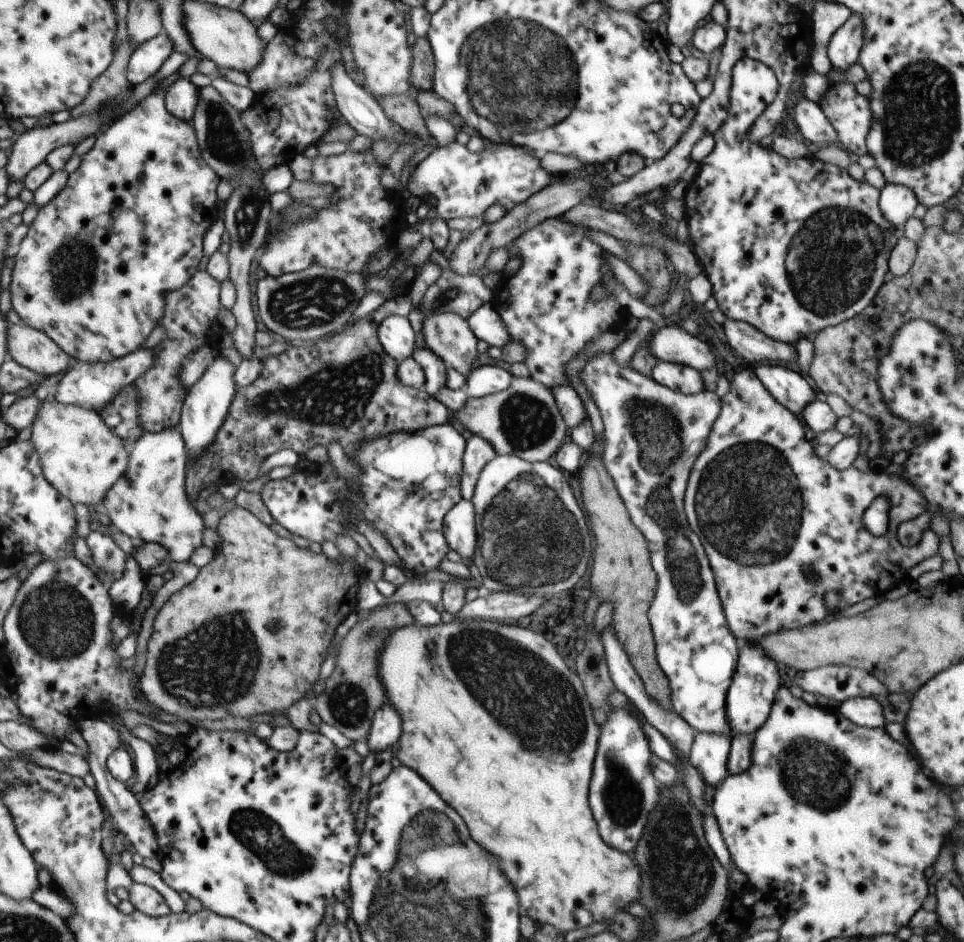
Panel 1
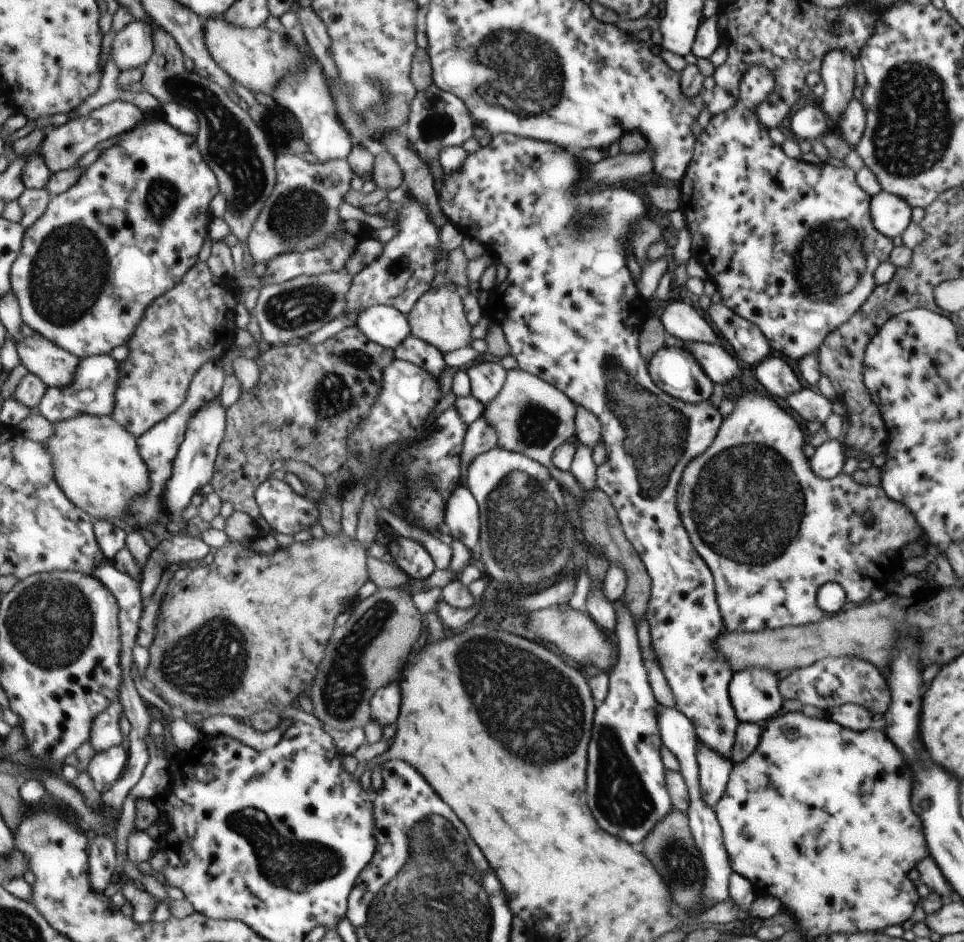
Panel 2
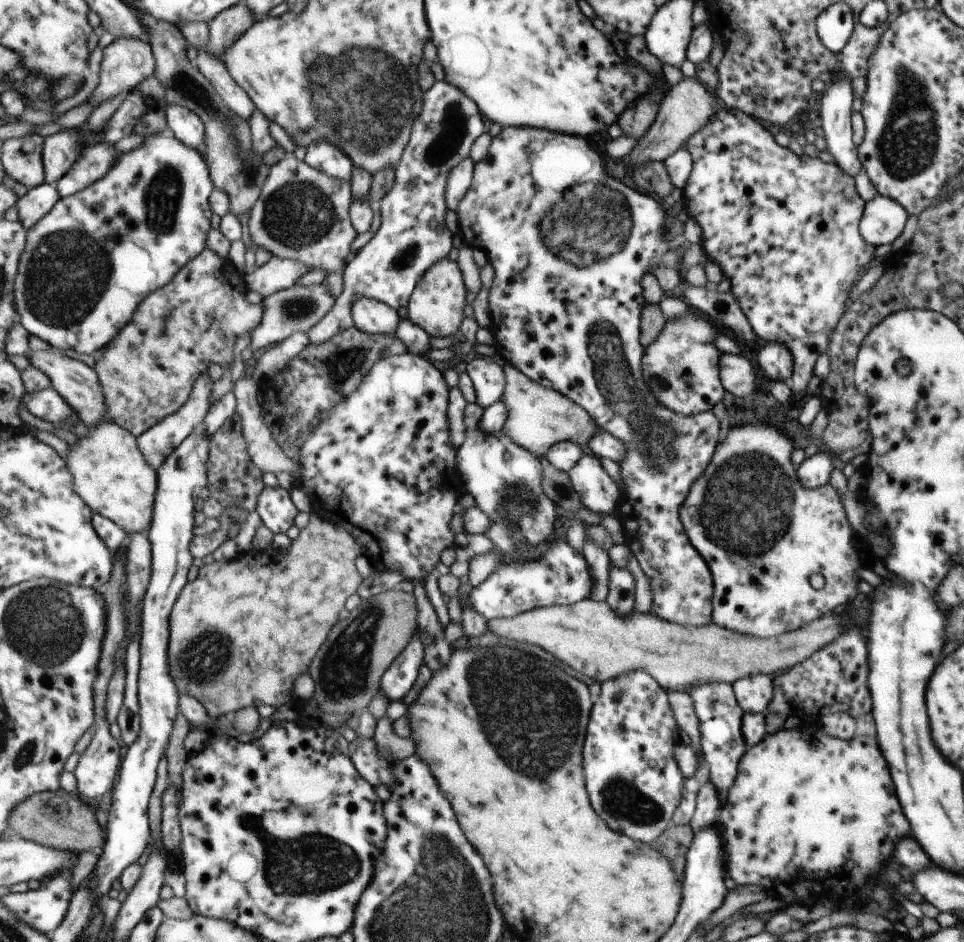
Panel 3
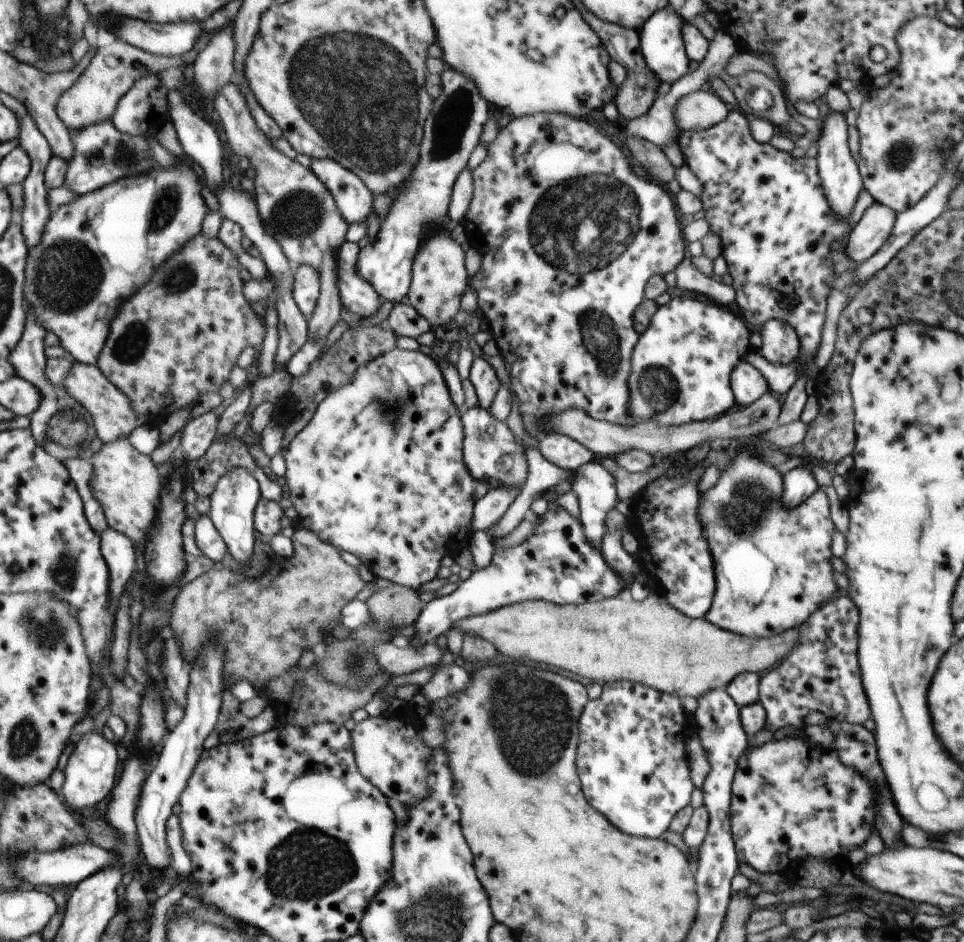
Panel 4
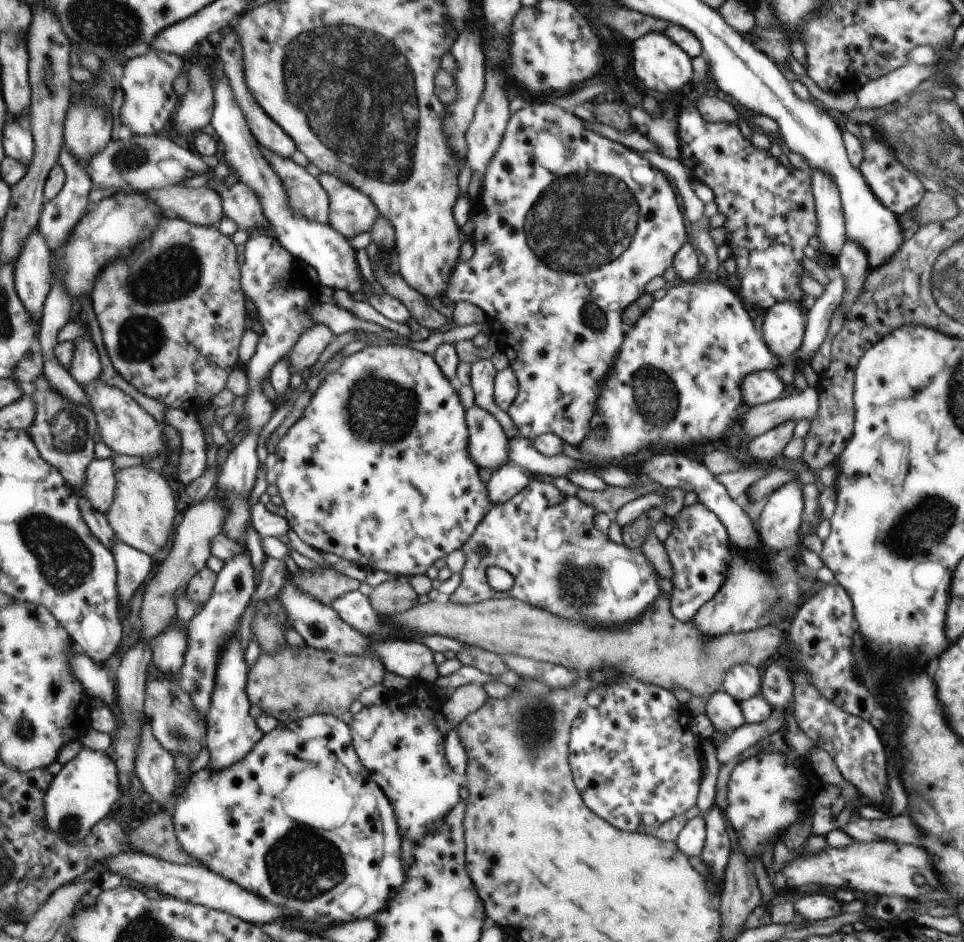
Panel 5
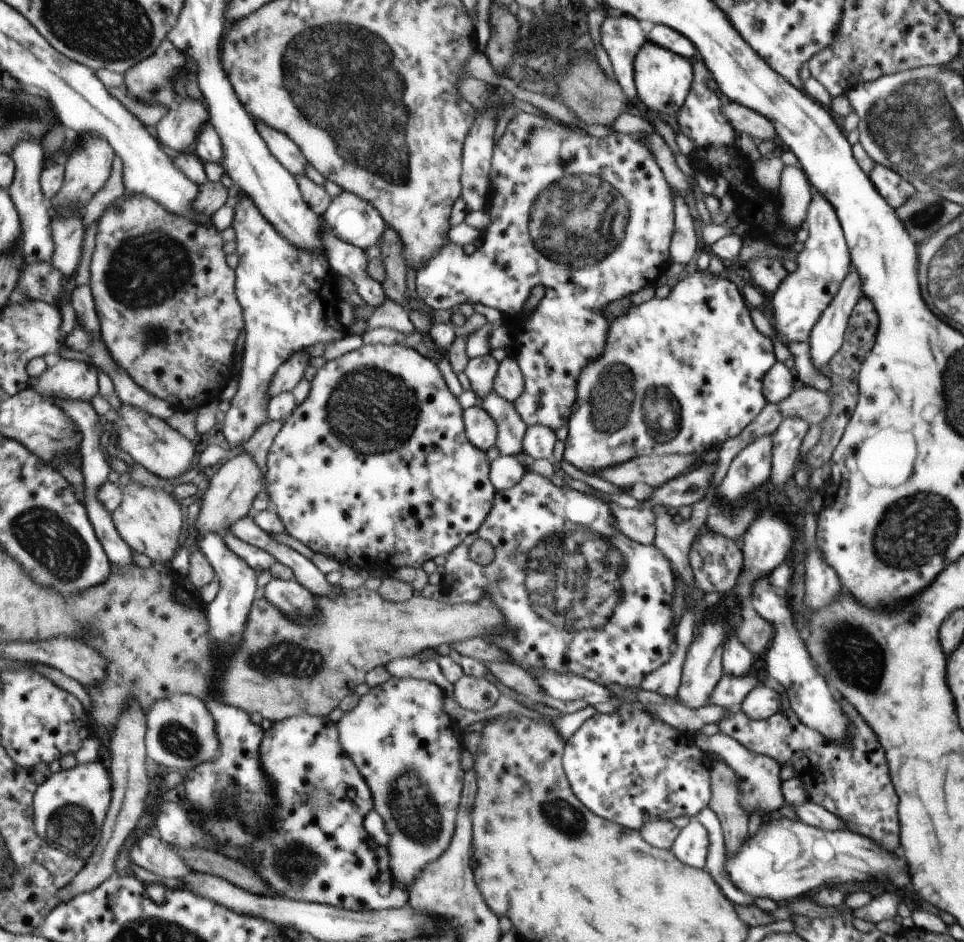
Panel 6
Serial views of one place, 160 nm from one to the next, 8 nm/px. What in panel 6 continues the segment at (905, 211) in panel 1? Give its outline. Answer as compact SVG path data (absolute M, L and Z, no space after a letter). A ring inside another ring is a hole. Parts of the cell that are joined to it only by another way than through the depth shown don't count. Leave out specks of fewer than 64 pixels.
M851 266L840 290L812 328L809 344L809 360L815 370L828 366L829 360L839 351L842 337L853 306L861 299L857 272Z

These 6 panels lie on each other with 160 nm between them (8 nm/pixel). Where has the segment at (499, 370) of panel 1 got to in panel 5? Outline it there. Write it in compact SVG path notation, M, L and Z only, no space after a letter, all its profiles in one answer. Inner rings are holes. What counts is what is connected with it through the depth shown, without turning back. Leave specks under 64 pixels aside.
M477 360L471 363L469 380L474 395L474 405L489 412L503 428L506 438L513 438L517 434L515 424L511 422L506 412L498 408L493 401L492 387L496 370L490 360Z

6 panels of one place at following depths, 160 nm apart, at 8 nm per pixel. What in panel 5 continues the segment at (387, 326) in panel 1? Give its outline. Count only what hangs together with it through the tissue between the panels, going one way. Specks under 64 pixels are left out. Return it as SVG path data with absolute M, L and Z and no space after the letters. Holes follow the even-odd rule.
M213 57L211 62L215 64L215 111L210 125L219 136L219 140L224 144L223 152L225 163L230 172L238 178L239 183L249 186L255 190L255 194L261 200L263 214L275 228L275 234L279 243L299 261L304 261L309 266L313 266L319 274L320 282L325 287L334 290L346 290L349 295L359 293L361 290L361 278L359 268L356 264L356 252L352 242L345 238L341 232L337 232L331 224L321 224L315 220L309 220L307 216L299 216L289 202L289 190L285 188L279 172L275 172L273 164L269 164L267 156L261 154L260 143L253 134L251 126L245 112L241 110L241 104L237 102L235 90L231 88L229 76L225 70L218 65L218 60Z

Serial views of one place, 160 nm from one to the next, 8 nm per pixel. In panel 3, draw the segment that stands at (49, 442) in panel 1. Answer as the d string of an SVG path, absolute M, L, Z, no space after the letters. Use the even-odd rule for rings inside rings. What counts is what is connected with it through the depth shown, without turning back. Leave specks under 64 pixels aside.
M58 347L55 350L48 348L29 351L27 356L31 366L41 369L47 376L50 376L52 386L77 411L80 420L89 428L88 435L68 448L68 455L65 458L74 478L74 491L89 505L89 508L92 508L93 514L107 517L123 528L128 535L136 532L149 532L158 489L158 472L148 463L144 452L141 452L138 437L129 432L129 429L106 419L106 398L96 369L87 366L85 362L66 356Z

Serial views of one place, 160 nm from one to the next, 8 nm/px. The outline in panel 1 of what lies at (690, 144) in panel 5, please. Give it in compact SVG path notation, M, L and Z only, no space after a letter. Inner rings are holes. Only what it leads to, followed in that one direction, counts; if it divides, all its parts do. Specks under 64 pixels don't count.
M745 57L735 64L731 73L731 95L729 96L729 107L724 124L711 134L713 138L713 148L709 154L698 163L699 170L689 183L683 184L679 190L679 195L683 200L683 214L688 229L688 243L692 254L700 264L702 273L707 278L711 286L712 296L717 303L717 309L731 320L742 321L753 326L771 340L794 344L799 338L812 338L823 328L833 327L849 318L853 318L864 311L881 287L883 276L887 272L887 258L889 252L896 244L893 228L884 216L881 216L879 208L880 192L869 186L865 181L857 182L853 180L845 169L837 168L833 164L825 164L812 157L787 159L779 156L770 147L763 148L758 141L749 140L749 130L753 122L766 110L766 107L773 102L778 91L778 83L775 74L761 62Z

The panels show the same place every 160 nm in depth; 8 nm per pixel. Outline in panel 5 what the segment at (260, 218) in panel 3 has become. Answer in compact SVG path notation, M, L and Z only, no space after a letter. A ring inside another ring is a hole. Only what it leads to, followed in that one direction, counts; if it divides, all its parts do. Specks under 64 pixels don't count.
M259 145L259 150L263 156L267 156L269 164L273 164L275 172L279 172L285 188L289 190L291 208L299 216L307 216L309 220L315 220L321 224L330 224L330 195L318 178L309 174L309 170L299 166L297 162L283 158L273 150L267 150L265 146ZM315 325L307 332L303 332L303 336L289 354L291 374L297 372L301 374L305 368L314 366L335 336L331 328L326 325Z

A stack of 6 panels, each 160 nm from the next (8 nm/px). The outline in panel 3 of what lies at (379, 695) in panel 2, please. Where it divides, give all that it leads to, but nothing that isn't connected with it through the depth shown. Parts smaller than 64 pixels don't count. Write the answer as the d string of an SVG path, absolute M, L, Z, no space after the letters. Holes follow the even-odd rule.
M416 632L412 636L407 647L397 656L395 662L387 668L387 672L379 682L381 694L388 700L399 700L403 702L405 694L415 684L417 670L421 666L423 658L423 649Z

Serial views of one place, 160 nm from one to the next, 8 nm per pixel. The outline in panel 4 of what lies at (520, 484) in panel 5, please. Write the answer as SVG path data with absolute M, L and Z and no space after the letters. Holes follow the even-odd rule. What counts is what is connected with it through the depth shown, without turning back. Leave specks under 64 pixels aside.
M501 486L494 489L489 488L473 507L472 527L474 532L476 530L485 532L491 528L505 514L518 490Z

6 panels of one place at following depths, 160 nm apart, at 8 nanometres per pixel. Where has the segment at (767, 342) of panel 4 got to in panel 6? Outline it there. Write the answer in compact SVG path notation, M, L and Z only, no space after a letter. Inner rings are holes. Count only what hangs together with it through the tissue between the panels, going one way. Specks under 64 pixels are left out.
M813 192L806 211L807 238L802 250L796 253L796 269L781 280L771 296L771 328L783 345L787 342L805 343L825 308L840 290L851 267L851 254L844 240L843 229L835 209L819 192Z

